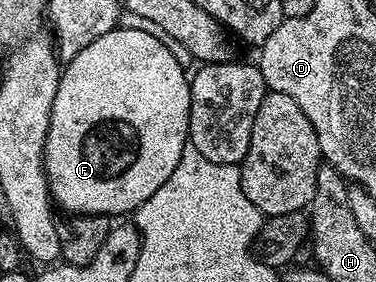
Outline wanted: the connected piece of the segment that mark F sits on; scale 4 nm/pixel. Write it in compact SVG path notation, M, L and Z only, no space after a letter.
M117 27L101 35L101 39L93 39L93 43L89 43L89 47L81 51L81 55L77 55L62 66L57 95L53 99L49 131L43 148L43 170L47 173L47 186L51 188L54 204L67 213L88 213L112 219L118 218L118 213L134 214L135 210L141 207L141 203L145 203L145 199L149 199L149 195L153 195L153 191L157 191L157 187L161 187L161 183L165 183L165 179L173 175L173 170L177 168L181 155L189 148L187 132L189 131L190 102L191 83L188 70L181 63L177 63L177 59L169 48L165 47L159 39L153 39L149 31L133 31Z

